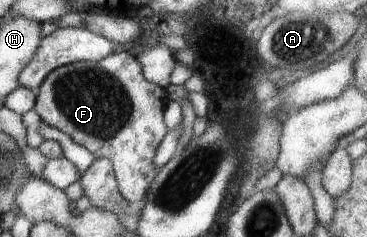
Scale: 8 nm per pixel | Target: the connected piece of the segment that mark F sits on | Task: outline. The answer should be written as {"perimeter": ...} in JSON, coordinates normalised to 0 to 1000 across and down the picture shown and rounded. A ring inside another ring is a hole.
{"perimeter":[[[338,211],[300,219],[267,262],[207,257],[153,283],[106,354],[90,460],[114,519],[180,565],[256,667],[294,667],[327,819],[349,852],[371,852],[428,726],[414,671],[455,557],[444,468],[458,426],[450,371],[398,346],[381,266]]]}

